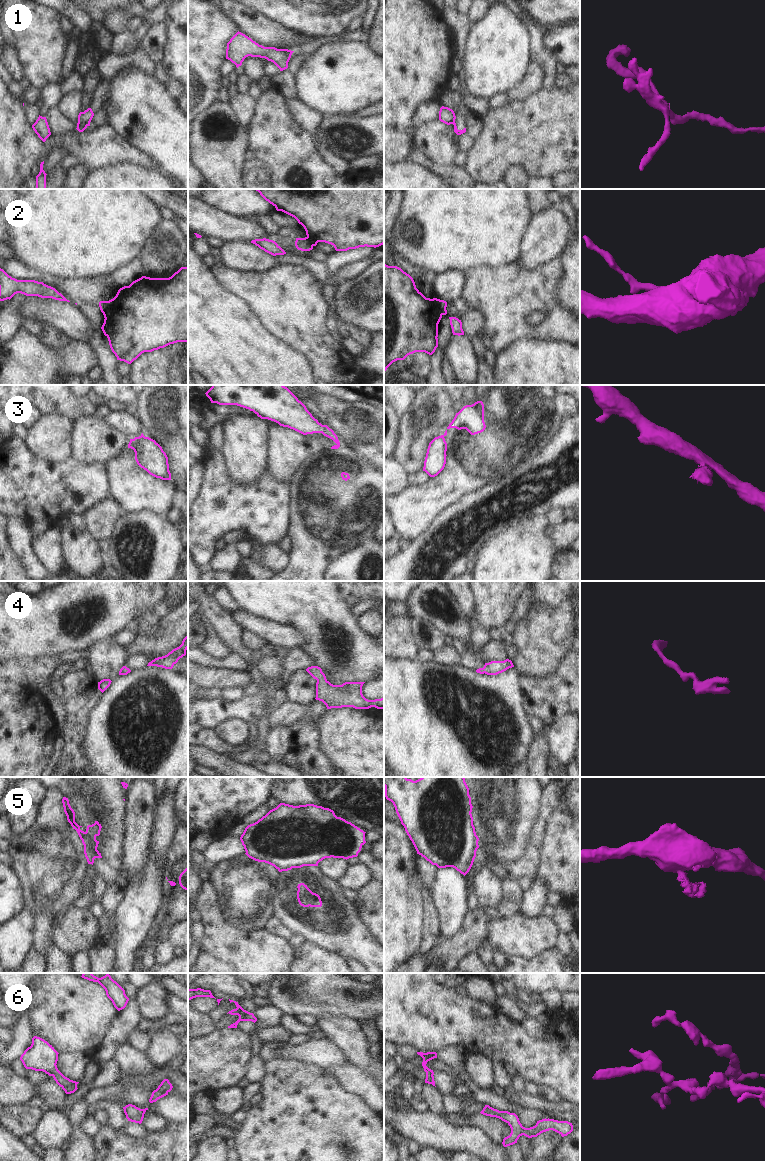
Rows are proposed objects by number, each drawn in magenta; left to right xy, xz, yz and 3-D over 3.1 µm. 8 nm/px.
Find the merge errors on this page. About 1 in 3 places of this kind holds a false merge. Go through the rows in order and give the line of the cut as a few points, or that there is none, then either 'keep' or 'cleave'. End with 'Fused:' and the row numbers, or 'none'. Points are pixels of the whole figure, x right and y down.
1: cut xy (78, 121), (87, 125); cleave
2: cut yz (433, 298), (438, 302), (442, 314); cleave
3: cut xz (337, 443), (339, 445); cleave
4: cut none; keep
5: cut xy (86, 831), (92, 838), (99, 834); cleave
6: cut none; keep
Fused: 1, 2, 3, 5

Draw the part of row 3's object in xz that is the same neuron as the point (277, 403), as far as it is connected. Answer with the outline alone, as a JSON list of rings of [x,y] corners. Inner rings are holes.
[[[212,385],[205,394],[211,403],[237,405],[303,435],[322,433],[340,445],[334,431],[319,423],[284,385]]]

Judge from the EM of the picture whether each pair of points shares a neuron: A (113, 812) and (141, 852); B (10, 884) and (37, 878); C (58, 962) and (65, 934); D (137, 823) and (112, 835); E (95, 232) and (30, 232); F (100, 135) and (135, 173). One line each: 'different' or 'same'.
A: different
B: different
C: different
D: different
E: same
F: different

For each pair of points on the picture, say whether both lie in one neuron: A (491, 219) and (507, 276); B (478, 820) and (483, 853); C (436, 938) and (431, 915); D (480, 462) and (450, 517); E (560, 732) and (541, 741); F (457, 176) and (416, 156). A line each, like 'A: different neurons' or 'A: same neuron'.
A: different neurons
B: different neurons
C: same neuron
D: different neurons
E: different neurons
F: same neuron

